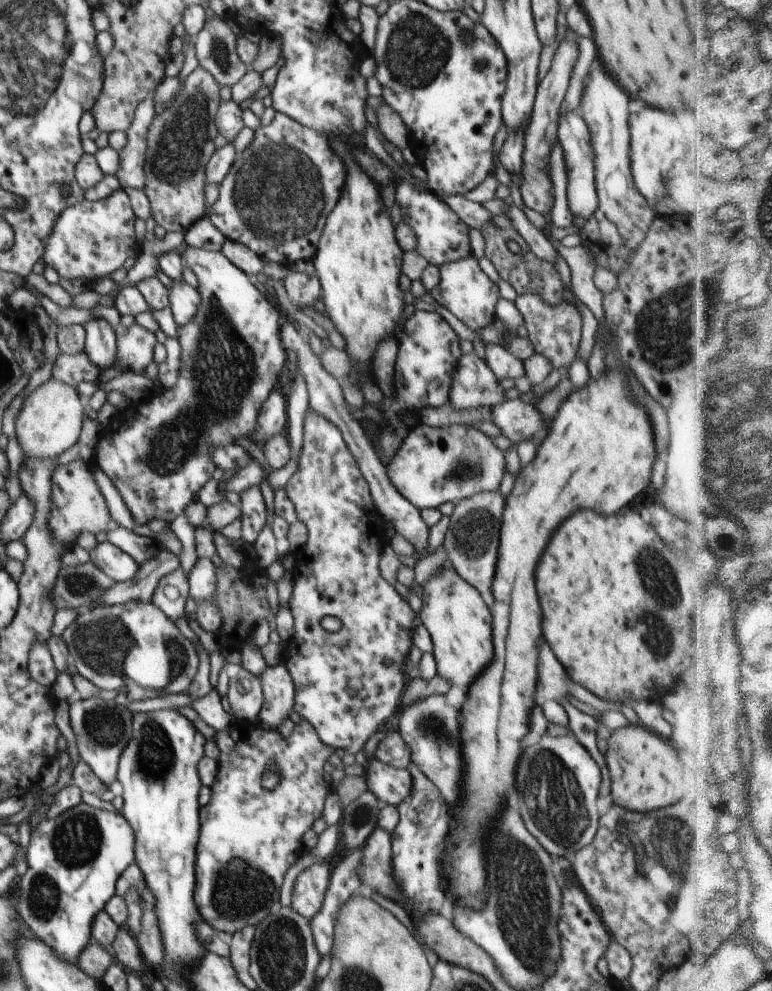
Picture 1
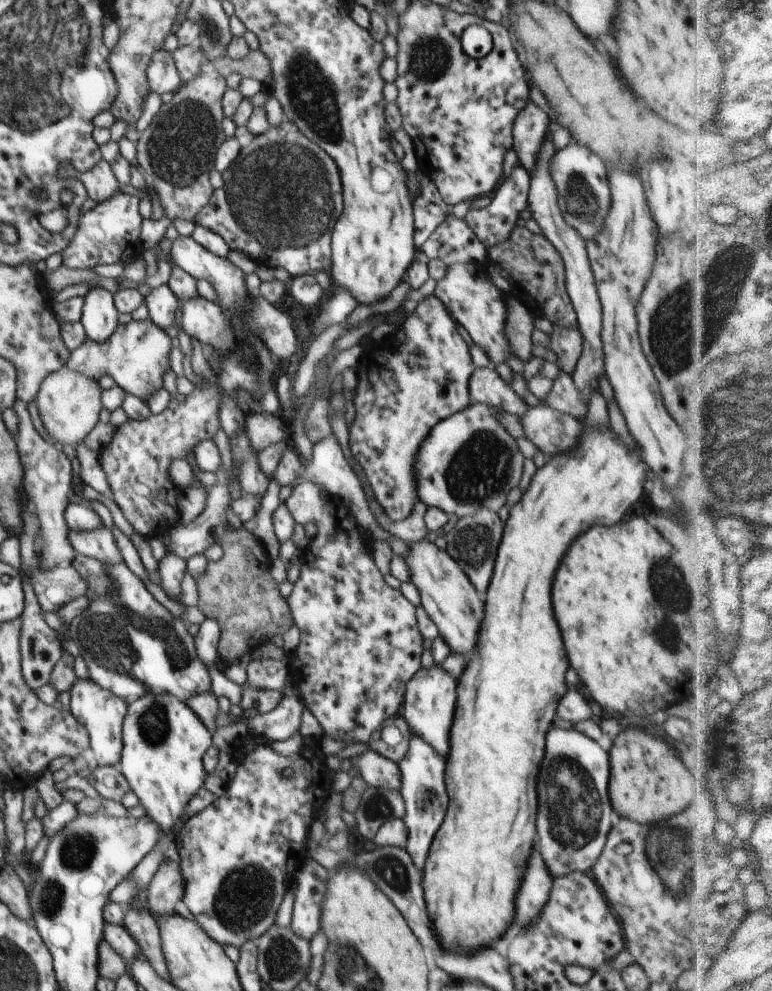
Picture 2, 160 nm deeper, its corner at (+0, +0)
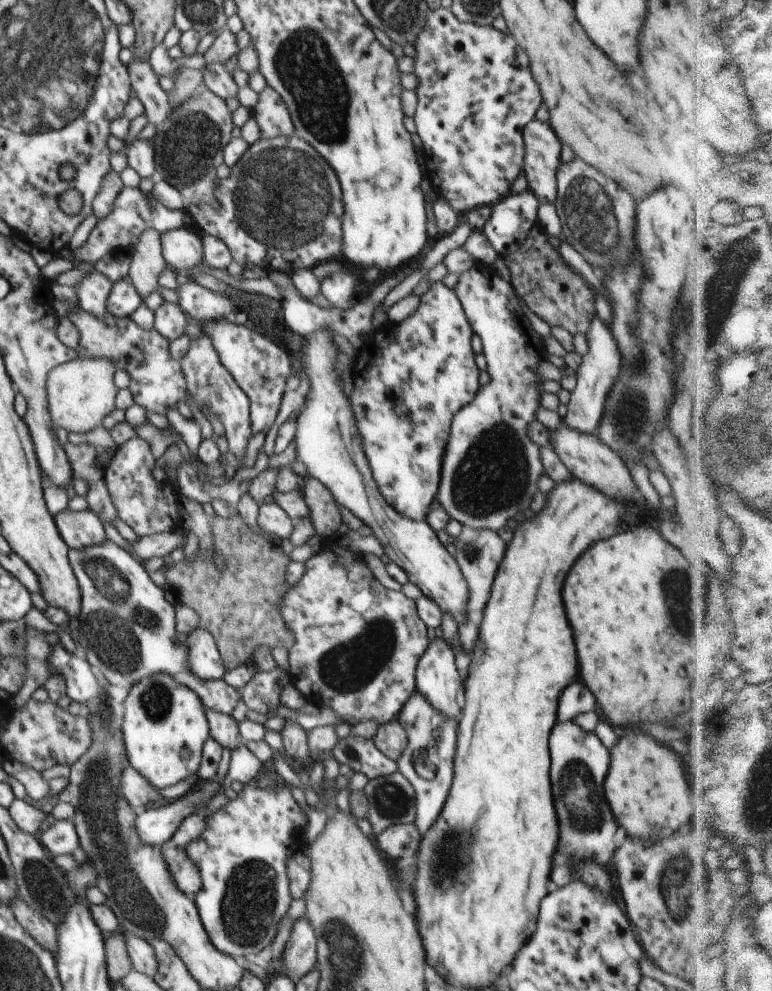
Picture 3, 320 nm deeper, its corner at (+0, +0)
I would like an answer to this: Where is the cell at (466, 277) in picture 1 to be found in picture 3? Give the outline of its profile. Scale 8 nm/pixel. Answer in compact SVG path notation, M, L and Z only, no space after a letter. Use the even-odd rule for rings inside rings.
M477 265L472 267L468 272L461 273L460 280L456 284L454 290L462 303L463 309L465 310L465 315L467 316L468 322L472 327L472 330L480 336L483 342L483 354L487 360L487 371L490 375L490 382L484 385L476 393L474 400L461 408L452 419L449 441L447 442L447 449L445 450L445 455L443 458L443 472L441 473L441 481L439 486L439 492L435 496L442 504L443 509L449 514L450 519L456 519L461 522L462 525L469 526L473 529L490 529L494 532L498 532L500 528L504 528L508 524L510 518L516 518L518 514L522 514L524 510L530 508L530 502L534 498L534 494L538 492L538 480L540 480L540 474L544 472L542 468L542 460L540 460L539 455L539 445L537 445L529 437L529 424L537 420L536 411L540 408L540 395L543 393L540 389L540 383L543 382L539 379L536 373L538 372L538 364L540 361L547 357L547 353L544 350L543 338L532 329L532 324L530 320L522 313L522 306L518 301L518 297L515 288L510 282L505 281L501 276L498 276L498 272L494 271L491 266Z

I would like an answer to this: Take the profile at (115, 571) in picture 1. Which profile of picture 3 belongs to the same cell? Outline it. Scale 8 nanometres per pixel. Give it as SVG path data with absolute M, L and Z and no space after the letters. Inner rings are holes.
M90 508L85 511L61 510L55 523L69 549L81 549L107 539L99 516Z

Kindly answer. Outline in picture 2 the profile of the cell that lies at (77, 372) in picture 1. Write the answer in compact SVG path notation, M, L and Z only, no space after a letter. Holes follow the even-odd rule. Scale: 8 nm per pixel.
M150 318L133 320L127 324L119 323L111 337L103 343L87 338L71 351L64 367L77 370L93 379L109 374L128 394L138 396L146 402L157 390L162 389L164 374L171 369L171 348L171 338Z

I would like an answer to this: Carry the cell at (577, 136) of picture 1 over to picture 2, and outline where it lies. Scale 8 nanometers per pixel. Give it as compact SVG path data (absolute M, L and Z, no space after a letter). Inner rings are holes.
M570 142L568 148L556 152L550 159L549 169L557 188L558 206L568 226L579 232L584 242L591 241L603 229L611 207L611 190L605 164L588 148Z

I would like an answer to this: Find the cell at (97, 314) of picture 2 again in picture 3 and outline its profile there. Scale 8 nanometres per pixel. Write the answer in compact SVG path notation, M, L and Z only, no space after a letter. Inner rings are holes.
M93 270L82 277L74 287L79 298L79 307L101 320L107 313L106 303L113 282L100 271Z

